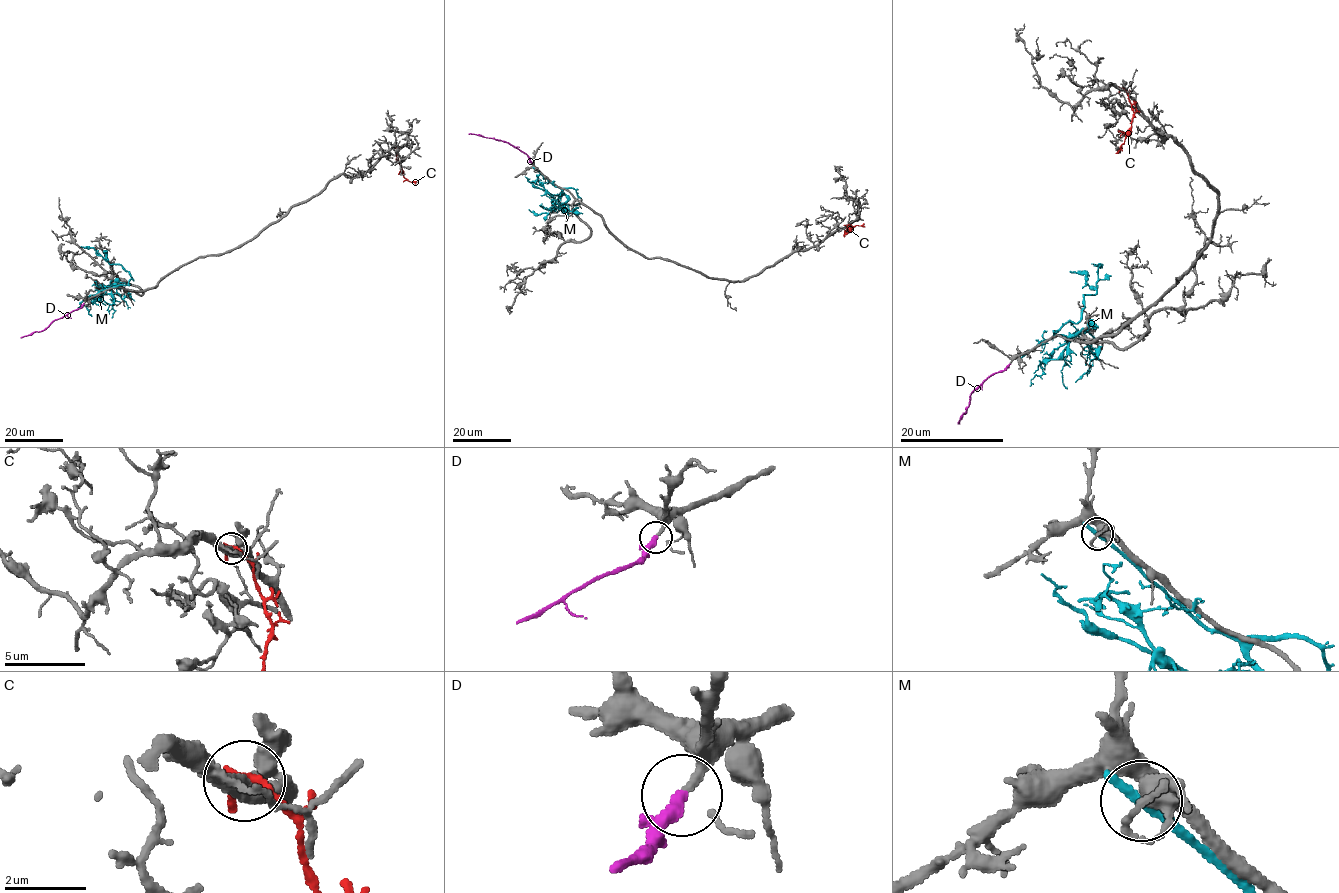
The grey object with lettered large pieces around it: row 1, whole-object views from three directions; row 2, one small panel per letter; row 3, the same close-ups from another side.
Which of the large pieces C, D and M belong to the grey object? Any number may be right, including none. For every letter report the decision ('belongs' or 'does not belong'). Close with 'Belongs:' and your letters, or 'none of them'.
C: does not belong
D: belongs
M: does not belong
Belongs: D

